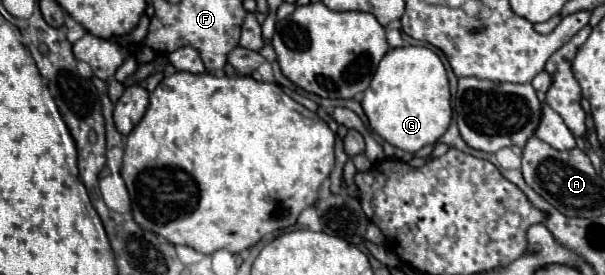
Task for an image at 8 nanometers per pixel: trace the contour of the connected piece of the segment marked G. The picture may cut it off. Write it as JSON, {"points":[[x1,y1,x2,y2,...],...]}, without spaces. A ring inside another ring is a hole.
{"points":[[420,45,390,49,382,57,370,87,364,91,362,109,370,129,402,151,414,153,424,145,436,143,452,121,448,77,440,57]]}

